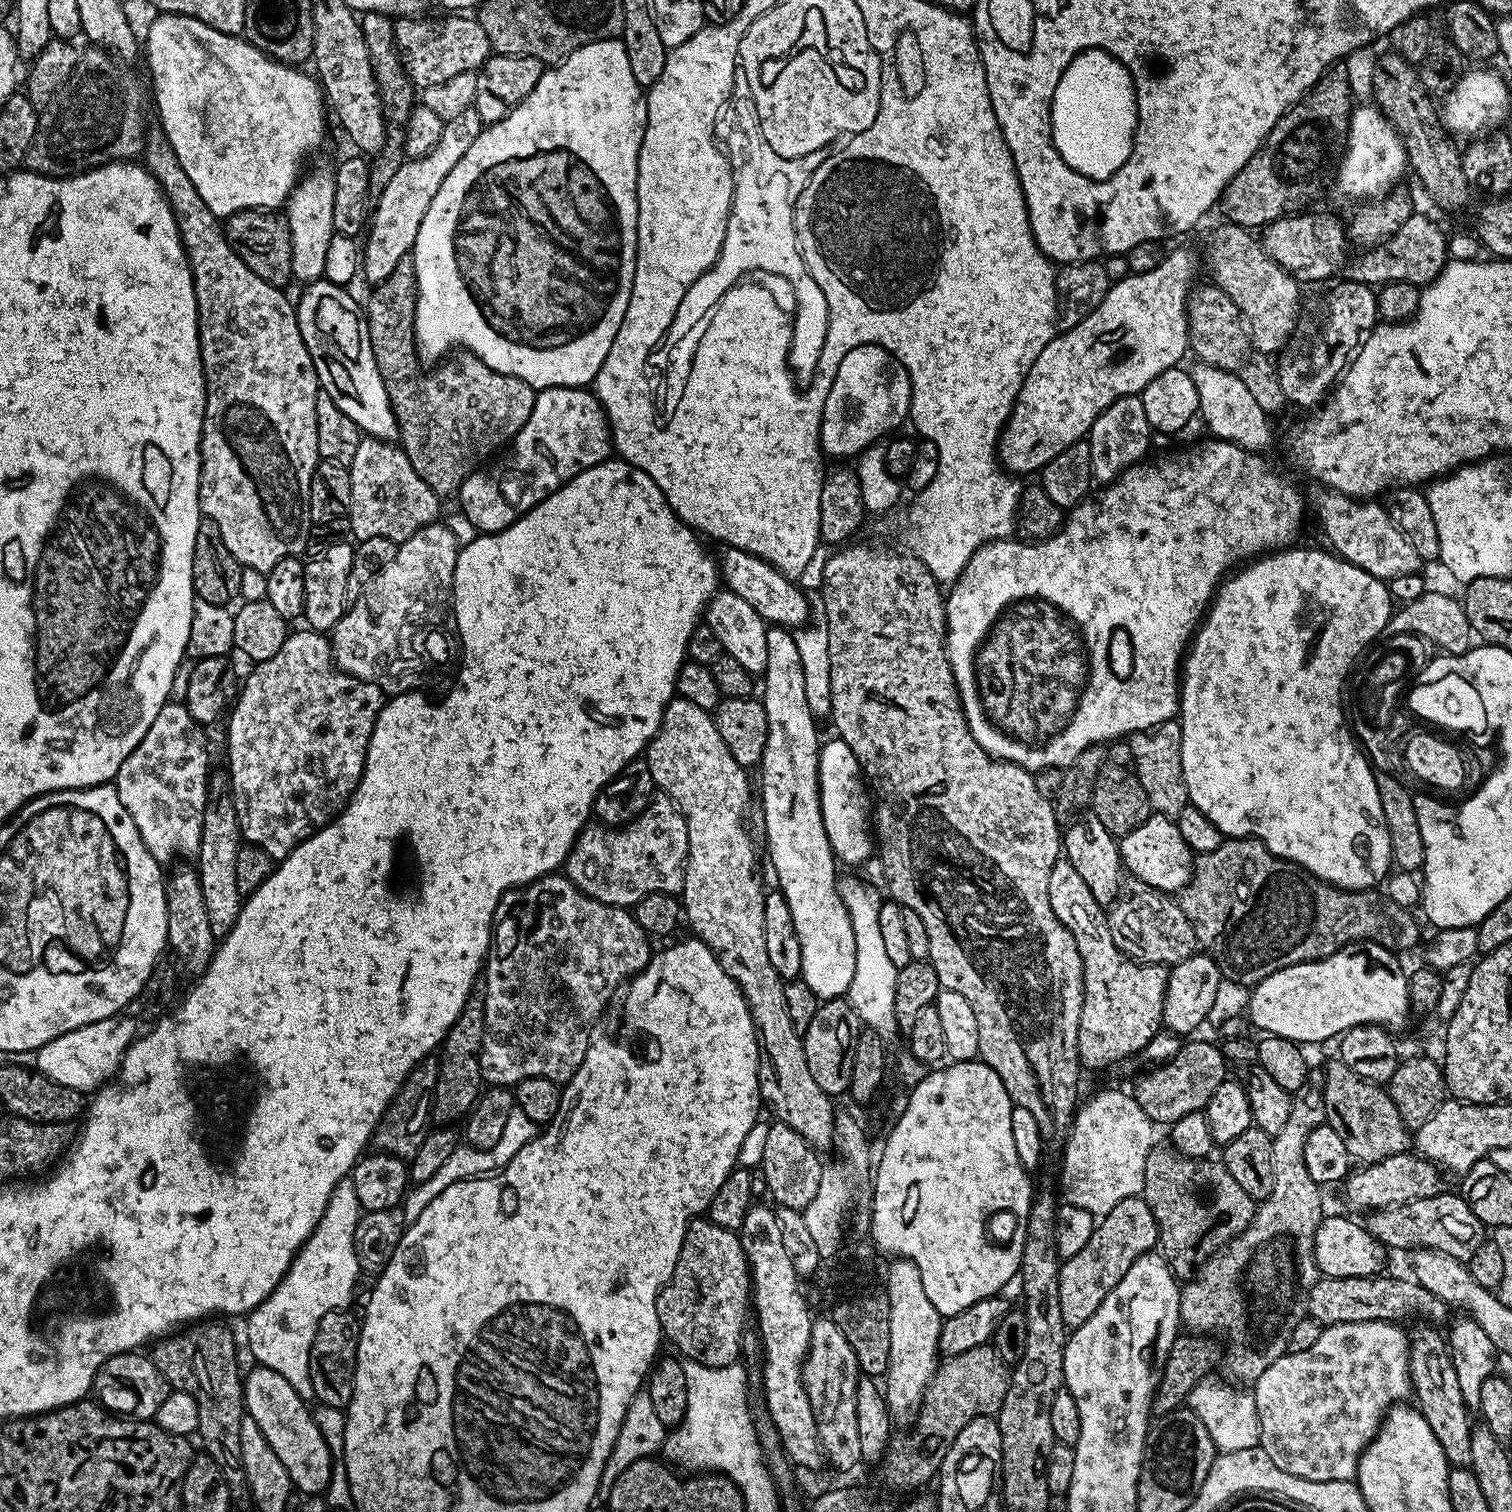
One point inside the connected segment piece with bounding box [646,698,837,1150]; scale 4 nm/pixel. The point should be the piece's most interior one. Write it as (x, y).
(722, 900)

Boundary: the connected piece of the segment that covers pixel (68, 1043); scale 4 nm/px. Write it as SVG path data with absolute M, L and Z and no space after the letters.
M119 1015L111 1016L78 1030L70 1030L57 1040L43 1044L34 1056L39 1075L48 1076L63 1088L73 1088L81 1094L91 1093L105 1082L111 1081L117 1075L124 1049L130 1040L130 1036L120 1032L124 1028L120 1019Z

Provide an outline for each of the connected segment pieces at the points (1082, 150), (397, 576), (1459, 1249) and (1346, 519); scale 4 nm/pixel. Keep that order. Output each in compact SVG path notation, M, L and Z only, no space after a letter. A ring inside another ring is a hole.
M1088 48L1088 54L1078 58L1068 70L1068 76L1064 76L1056 104L1052 104L1052 116L1048 116L1048 144L1052 144L1052 152L1058 152L1060 164L1064 164L1072 176L1080 176L1080 180L1116 180L1116 176L1128 168L1128 160L1136 156L1140 132L1136 130L1130 92L1132 79L1127 74L1112 76L1116 68L1117 61L1109 58L1102 48ZM1080 124L1097 124L1100 140L1094 129L1084 129Z
M443 522L427 524L424 528L418 529L410 538L399 541L394 562L382 566L380 573L374 577L370 583L363 585L360 589L360 596L357 600L351 601L350 607L345 611L342 619L336 624L330 633L330 643L332 645L332 659L336 661L336 666L349 672L352 676L362 678L371 684L377 684L388 694L399 694L402 692L413 691L414 686L420 686L420 683L427 678L428 672L435 668L448 668L452 664L452 659L458 656L458 633L454 619L454 601L452 599L452 583L454 582L454 566L456 565L456 554L458 543L456 536L447 528Z
M1445 1190L1437 1196L1373 1211L1369 1215L1372 1217L1366 1220L1368 1233L1389 1249L1433 1248L1442 1254L1450 1254L1450 1258L1467 1262L1474 1258L1474 1250L1486 1242L1486 1226L1476 1217L1474 1210L1470 1210L1463 1196L1452 1192Z
M1331 490L1321 493L1316 500L1316 516L1324 527L1325 538L1332 543L1331 551L1341 560L1348 560L1385 582L1421 571L1422 561L1418 550L1410 546L1410 538L1406 538L1404 531L1388 517L1387 507L1383 503L1365 502Z

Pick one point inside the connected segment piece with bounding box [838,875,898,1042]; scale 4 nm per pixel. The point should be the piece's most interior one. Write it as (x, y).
(871, 993)

